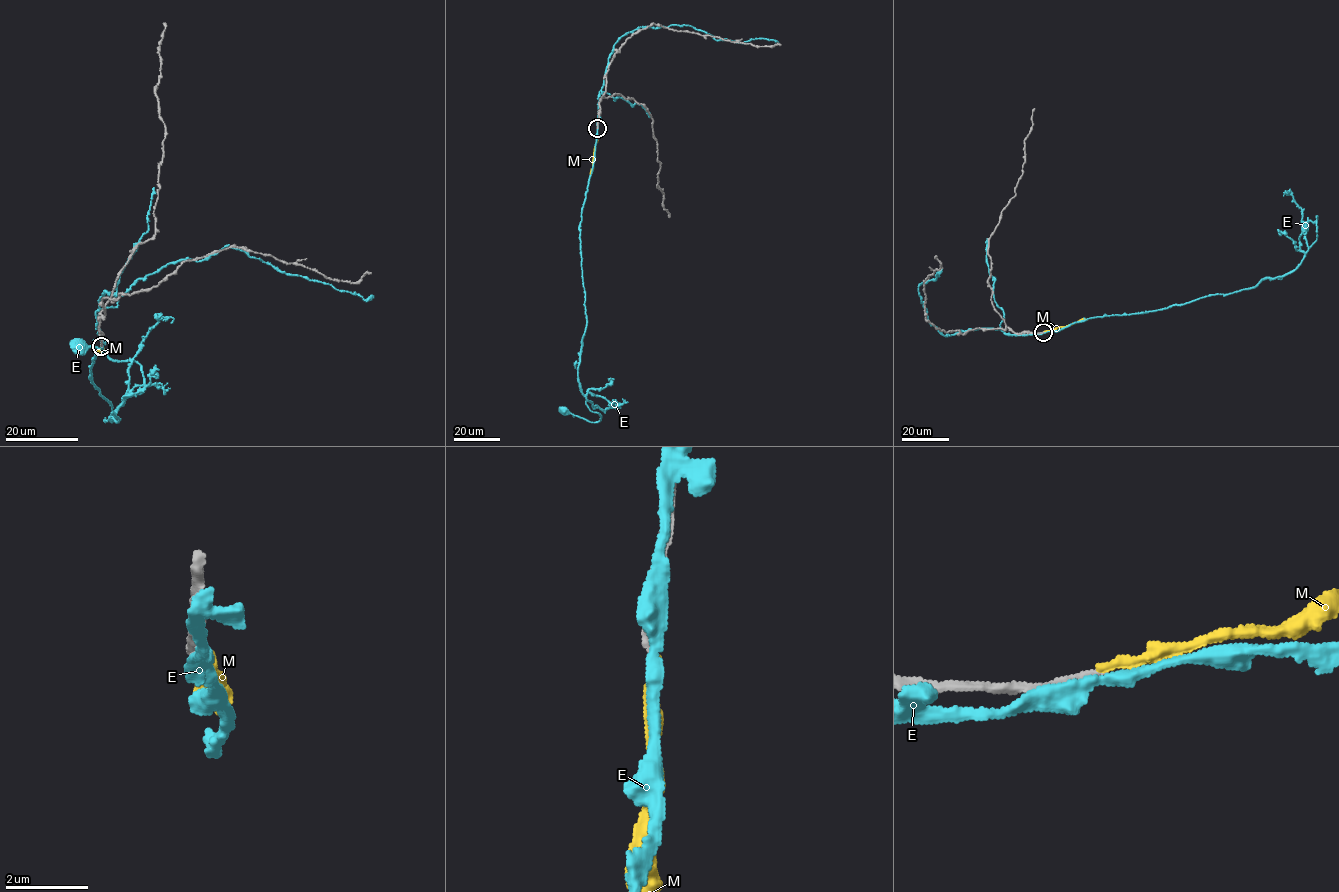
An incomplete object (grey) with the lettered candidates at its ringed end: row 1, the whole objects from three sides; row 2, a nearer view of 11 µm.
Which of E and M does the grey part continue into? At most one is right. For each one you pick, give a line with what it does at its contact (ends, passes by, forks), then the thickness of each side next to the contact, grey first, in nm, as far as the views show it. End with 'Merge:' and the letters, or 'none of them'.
Merge: none of them

